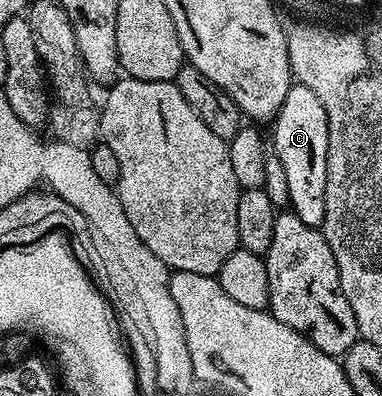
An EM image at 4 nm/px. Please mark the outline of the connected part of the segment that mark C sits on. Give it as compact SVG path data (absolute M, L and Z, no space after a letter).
M292 85L285 98L285 104L279 109L279 117L274 119L275 146L273 152L285 168L285 177L289 179L290 209L305 224L319 228L325 216L325 172L327 171L327 117L321 108L321 102L309 88Z

